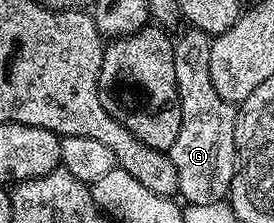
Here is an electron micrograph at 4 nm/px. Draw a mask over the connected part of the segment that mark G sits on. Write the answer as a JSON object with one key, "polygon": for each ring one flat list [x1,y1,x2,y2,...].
{"polygon":[[189,27,174,40,174,67,177,75,177,90,180,94,181,129,178,130,170,155,174,162,174,170,178,170,179,195,185,196,187,203,214,203,225,199,232,187,232,179,236,173,236,113,237,109,228,100,214,90,214,82,210,82,210,46,212,40,208,33]]}

